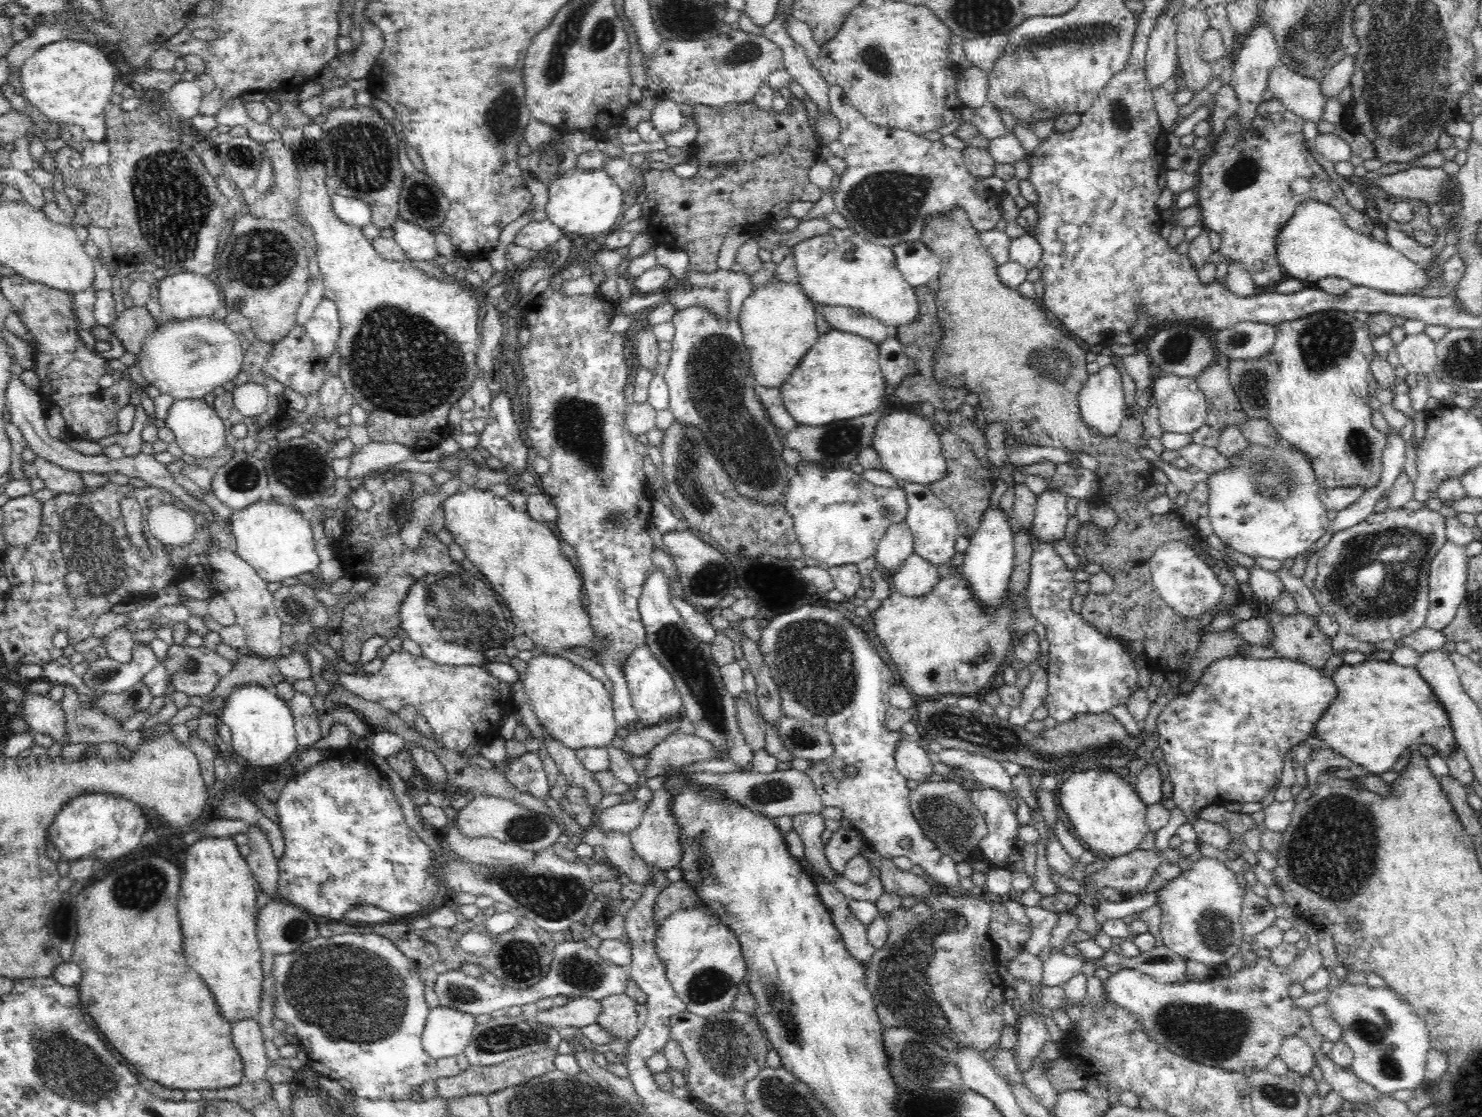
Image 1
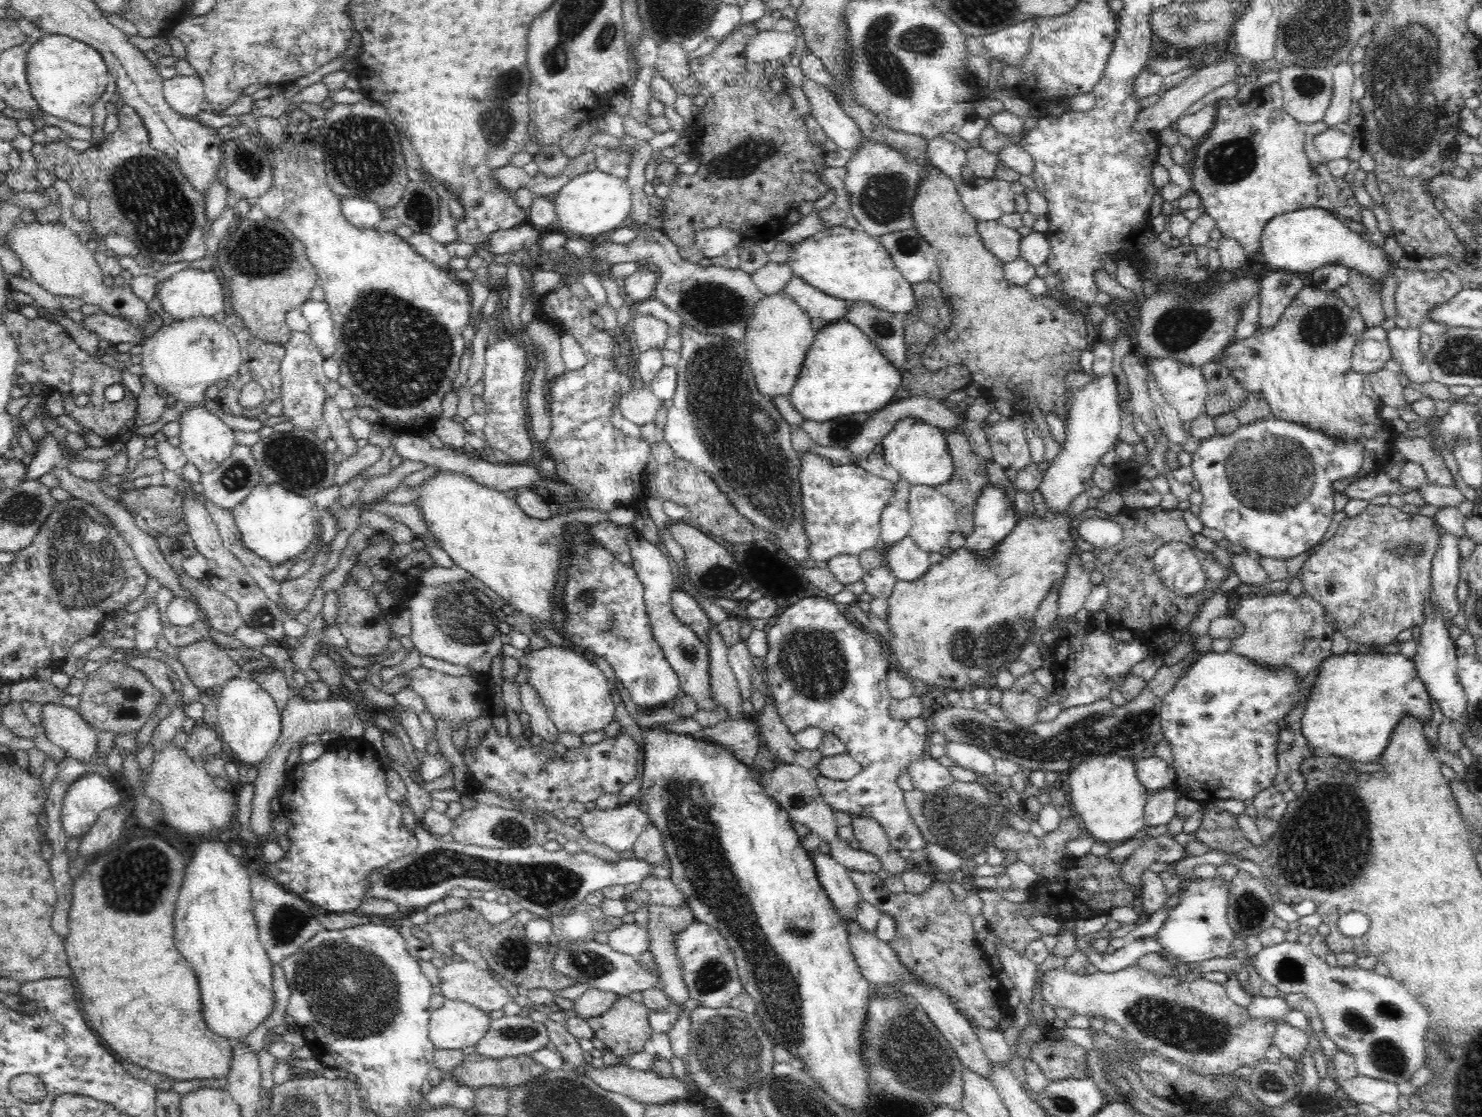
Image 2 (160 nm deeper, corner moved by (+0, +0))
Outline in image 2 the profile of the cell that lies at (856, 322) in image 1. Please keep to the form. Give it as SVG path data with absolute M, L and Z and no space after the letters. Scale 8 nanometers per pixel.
M796 275L787 282L783 291L791 296L810 318L822 318L826 322L844 320L842 316L847 312L845 301L824 294Z

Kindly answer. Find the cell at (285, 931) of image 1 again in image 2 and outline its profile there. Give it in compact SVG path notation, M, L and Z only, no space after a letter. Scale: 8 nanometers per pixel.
M264 873L251 878L252 910L259 933L259 942L266 950L271 964L281 964L288 956L299 952L308 940L323 929L312 905L302 897L282 888L274 879Z

